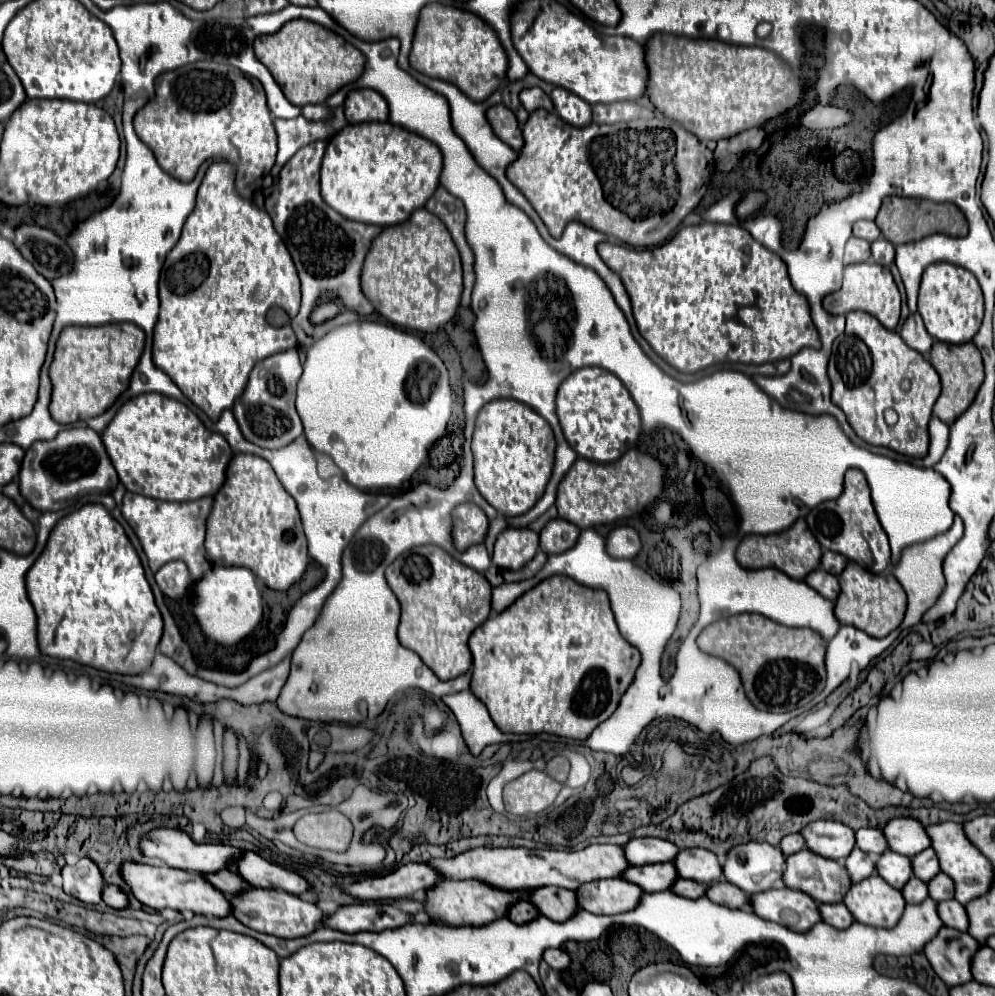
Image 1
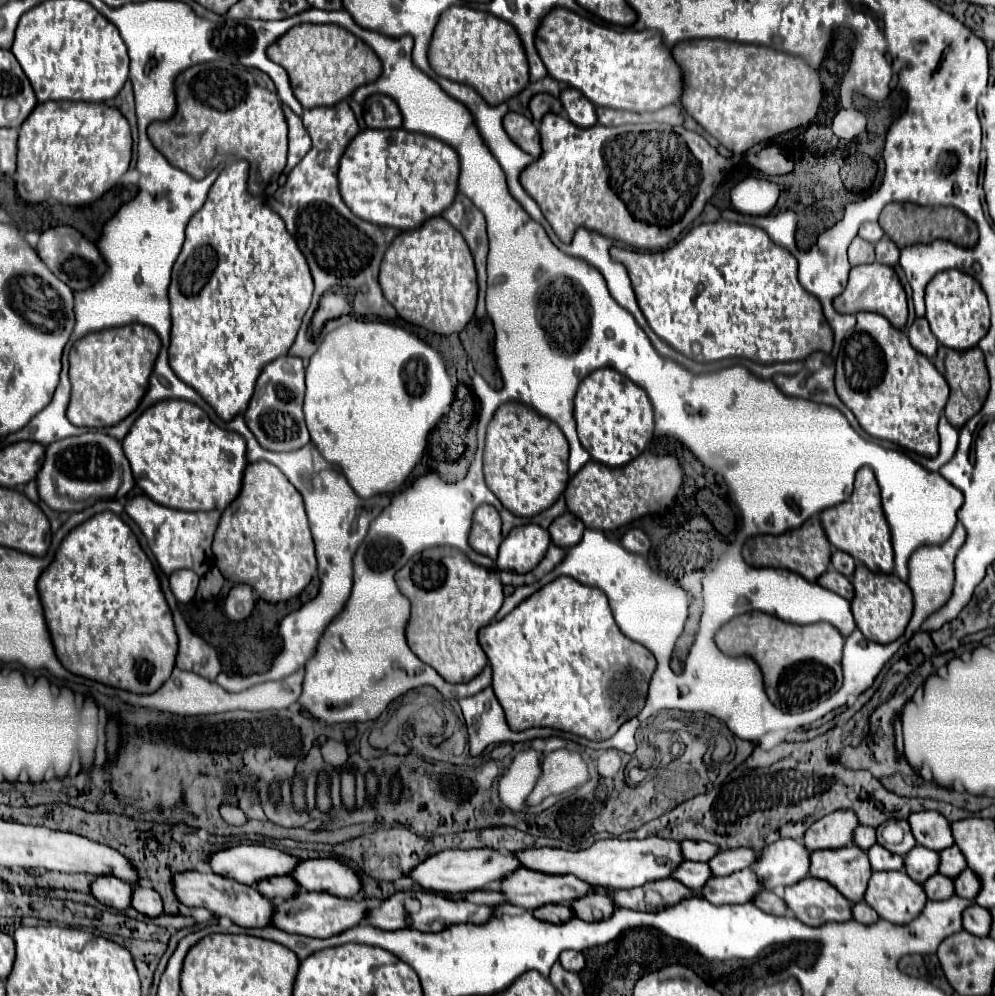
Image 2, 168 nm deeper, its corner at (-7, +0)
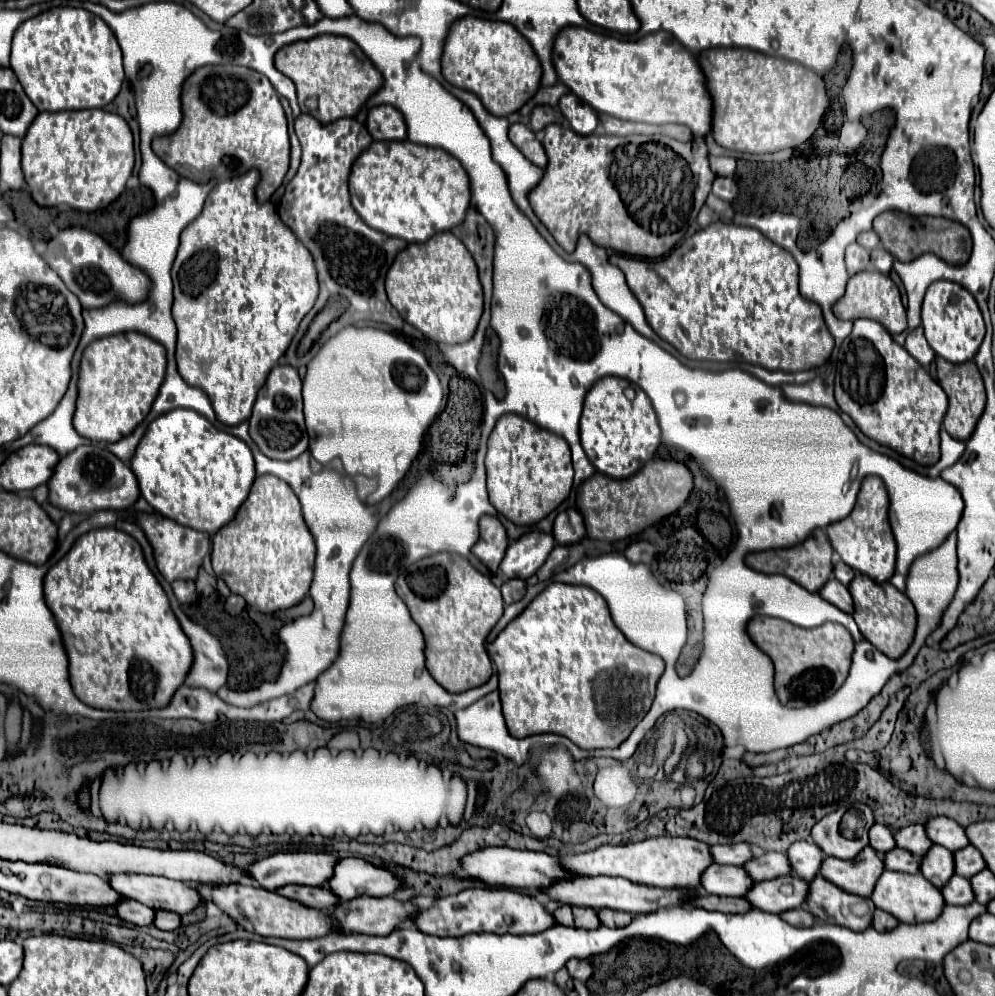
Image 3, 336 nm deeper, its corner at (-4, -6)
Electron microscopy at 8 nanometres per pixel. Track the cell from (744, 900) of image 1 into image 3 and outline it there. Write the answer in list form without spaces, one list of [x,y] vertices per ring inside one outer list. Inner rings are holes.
[[[791,909],[781,915],[789,925],[795,925],[795,927],[813,927],[817,921],[813,915],[809,915],[807,909]]]

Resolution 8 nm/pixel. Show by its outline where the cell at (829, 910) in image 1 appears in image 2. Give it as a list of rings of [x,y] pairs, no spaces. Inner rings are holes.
[[[864,901],[856,903],[854,909],[852,909],[852,919],[858,921],[858,923],[876,923],[878,921],[878,915],[874,913],[874,909],[870,909]]]

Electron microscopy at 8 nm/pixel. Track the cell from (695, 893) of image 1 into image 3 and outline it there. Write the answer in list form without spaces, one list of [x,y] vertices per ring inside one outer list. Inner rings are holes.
[[[791,875],[777,877],[771,881],[759,881],[747,893],[747,899],[755,903],[757,909],[767,913],[783,913],[789,909],[797,909],[805,905],[809,893],[809,883]]]

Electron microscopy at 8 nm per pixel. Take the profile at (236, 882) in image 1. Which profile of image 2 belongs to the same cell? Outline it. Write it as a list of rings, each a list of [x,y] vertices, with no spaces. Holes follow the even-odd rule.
[[[268,877],[266,881],[260,881],[256,889],[258,893],[264,893],[264,897],[272,903],[282,903],[294,897],[296,883],[292,881],[292,877]]]

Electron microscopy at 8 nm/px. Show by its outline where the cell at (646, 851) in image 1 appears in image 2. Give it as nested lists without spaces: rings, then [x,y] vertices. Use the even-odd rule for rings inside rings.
[[[682,841],[680,849],[682,849],[682,857],[686,857],[686,861],[688,859],[690,861],[708,861],[718,851],[716,845],[710,845],[706,841]]]

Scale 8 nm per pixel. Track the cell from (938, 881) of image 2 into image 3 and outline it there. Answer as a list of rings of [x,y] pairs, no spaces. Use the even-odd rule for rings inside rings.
[[[953,875],[951,881],[941,891],[949,905],[967,905],[975,901],[975,893],[971,891],[971,881],[961,875]]]

